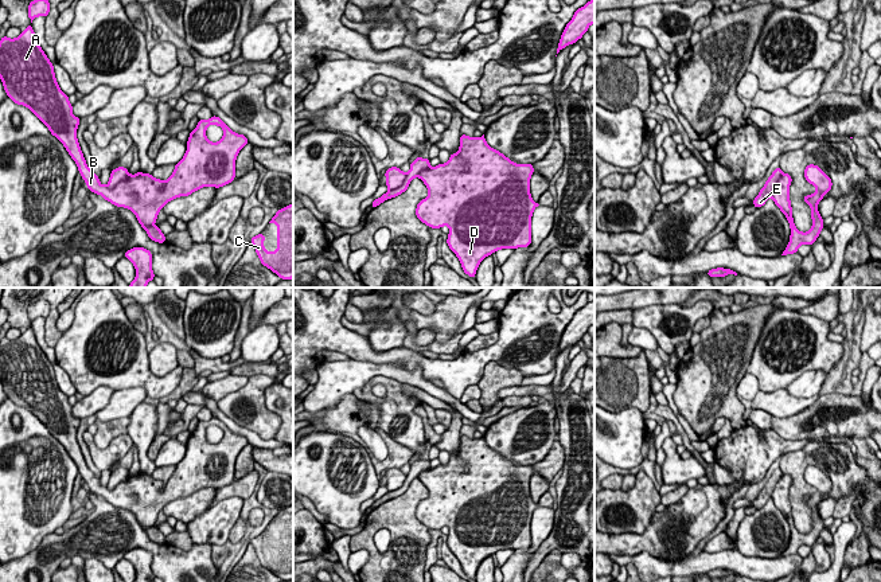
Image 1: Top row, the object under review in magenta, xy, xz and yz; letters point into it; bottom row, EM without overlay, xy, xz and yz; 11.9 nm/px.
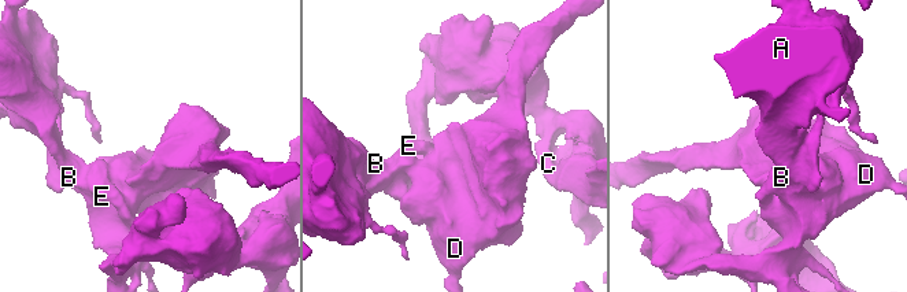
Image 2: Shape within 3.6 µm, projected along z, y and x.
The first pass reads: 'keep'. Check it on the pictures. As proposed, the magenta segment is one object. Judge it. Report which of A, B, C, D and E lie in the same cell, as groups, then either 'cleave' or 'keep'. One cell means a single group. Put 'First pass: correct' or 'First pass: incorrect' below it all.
A B C D E; keep
First pass: correct

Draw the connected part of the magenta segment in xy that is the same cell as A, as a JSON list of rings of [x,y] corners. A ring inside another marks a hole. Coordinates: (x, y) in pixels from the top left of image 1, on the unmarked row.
[[[32,325],[17,339],[3,337],[0,341],[0,380],[4,392],[17,406],[28,409],[66,449],[86,483],[89,492],[102,496],[116,508],[130,511],[148,538],[164,544],[165,536],[153,524],[163,508],[180,497],[188,497],[203,488],[221,489],[235,480],[235,460],[249,444],[247,438],[233,433],[219,418],[199,421],[190,433],[187,452],[165,481],[149,474],[130,476],[118,468],[110,473],[106,487],[87,468],[77,430],[81,419],[75,418],[69,397],[58,387],[54,366],[39,347]],[[208,426],[223,430],[223,438],[211,444],[206,438]]]

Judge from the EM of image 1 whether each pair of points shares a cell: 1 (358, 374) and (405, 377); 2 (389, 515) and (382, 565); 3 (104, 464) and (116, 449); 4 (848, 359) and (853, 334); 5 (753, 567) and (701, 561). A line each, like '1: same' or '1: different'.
1: same
2: same
3: same
4: same
5: same

